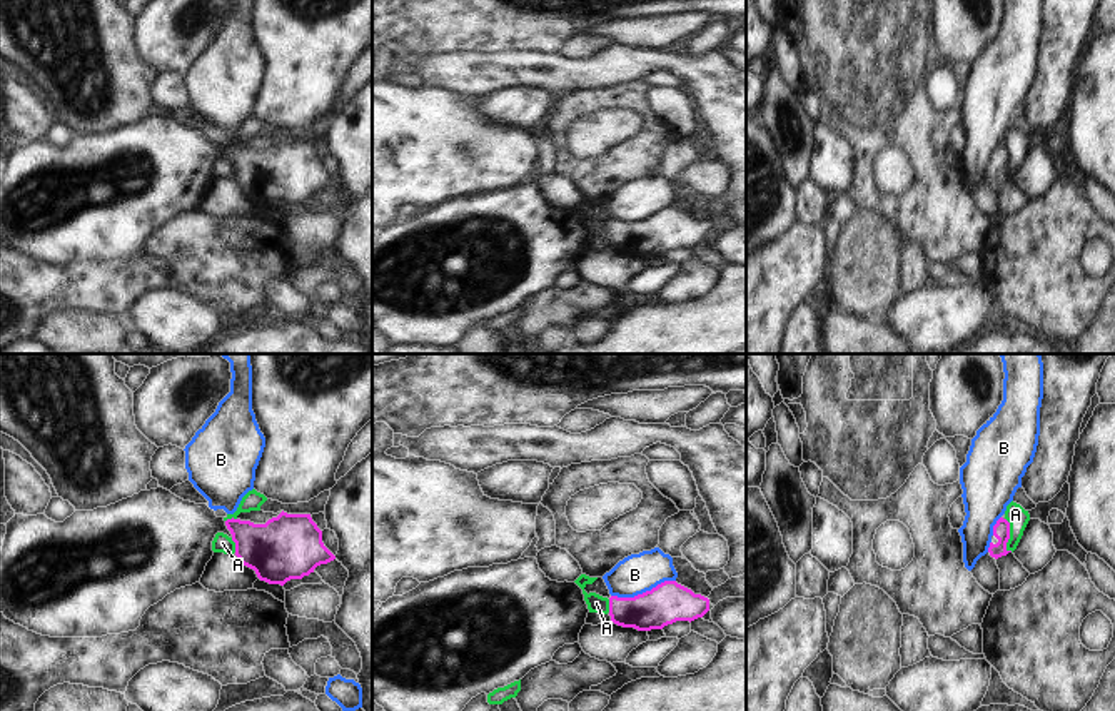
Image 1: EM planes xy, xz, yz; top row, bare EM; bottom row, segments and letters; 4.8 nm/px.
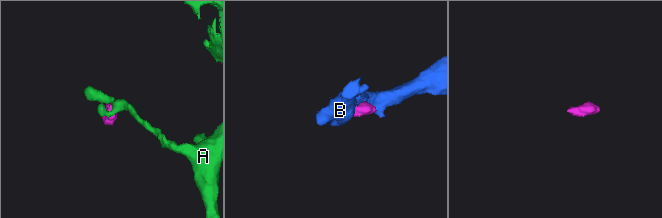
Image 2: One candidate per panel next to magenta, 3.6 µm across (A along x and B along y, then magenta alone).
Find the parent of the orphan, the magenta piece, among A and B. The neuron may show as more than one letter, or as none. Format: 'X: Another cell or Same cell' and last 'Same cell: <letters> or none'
A: Another cell
B: Another cell
Same cell: none.

